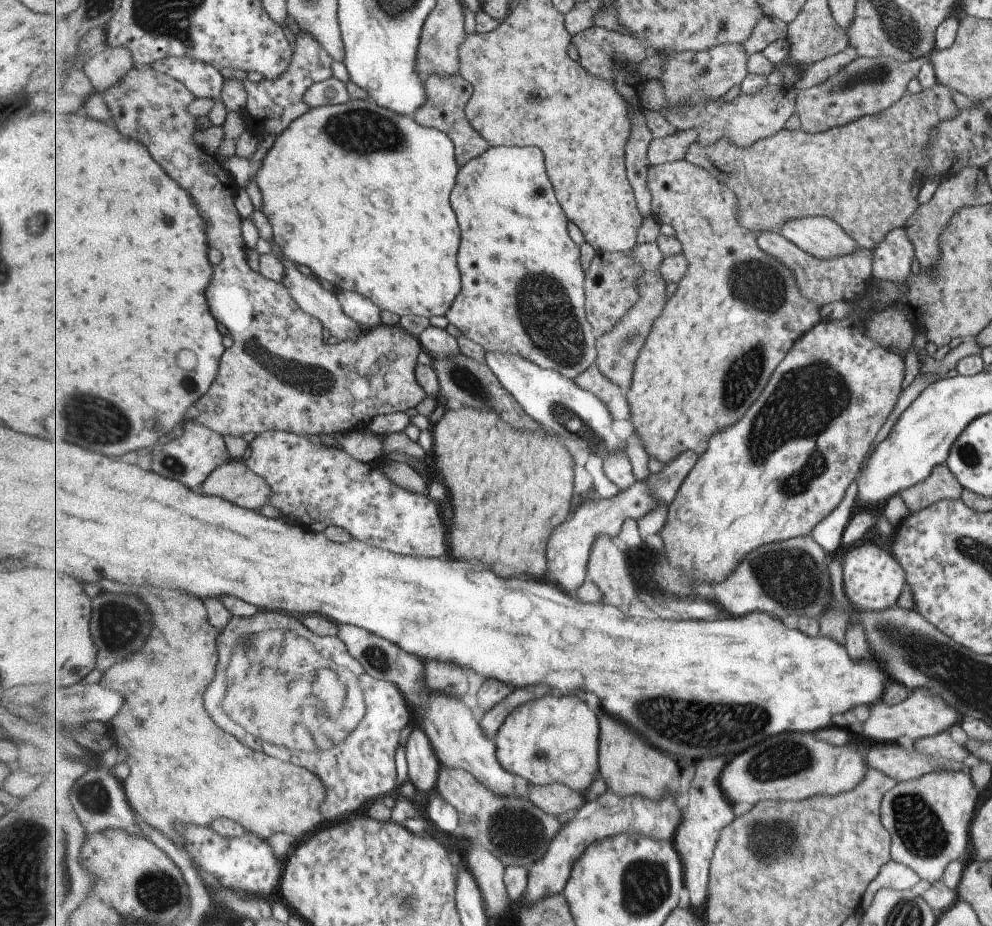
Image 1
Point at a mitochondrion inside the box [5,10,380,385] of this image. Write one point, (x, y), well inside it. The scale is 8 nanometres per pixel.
(42, 224)

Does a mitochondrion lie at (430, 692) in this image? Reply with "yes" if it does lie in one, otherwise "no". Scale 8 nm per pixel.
no

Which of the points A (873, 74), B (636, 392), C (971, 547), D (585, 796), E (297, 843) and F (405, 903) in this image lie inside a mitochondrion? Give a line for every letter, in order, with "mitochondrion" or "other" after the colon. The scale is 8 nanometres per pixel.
A: mitochondrion
B: other
C: mitochondrion
D: other
E: other
F: mitochondrion

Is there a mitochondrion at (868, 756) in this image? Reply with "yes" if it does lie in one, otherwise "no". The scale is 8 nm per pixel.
no

